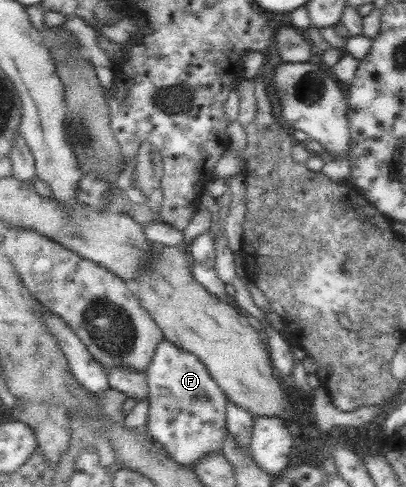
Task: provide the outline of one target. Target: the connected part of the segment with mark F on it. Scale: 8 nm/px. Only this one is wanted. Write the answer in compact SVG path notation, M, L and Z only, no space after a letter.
M167 339L158 346L154 364L147 372L150 385L148 428L156 439L166 445L173 459L195 467L208 455L224 451L229 434L230 395L195 353Z

